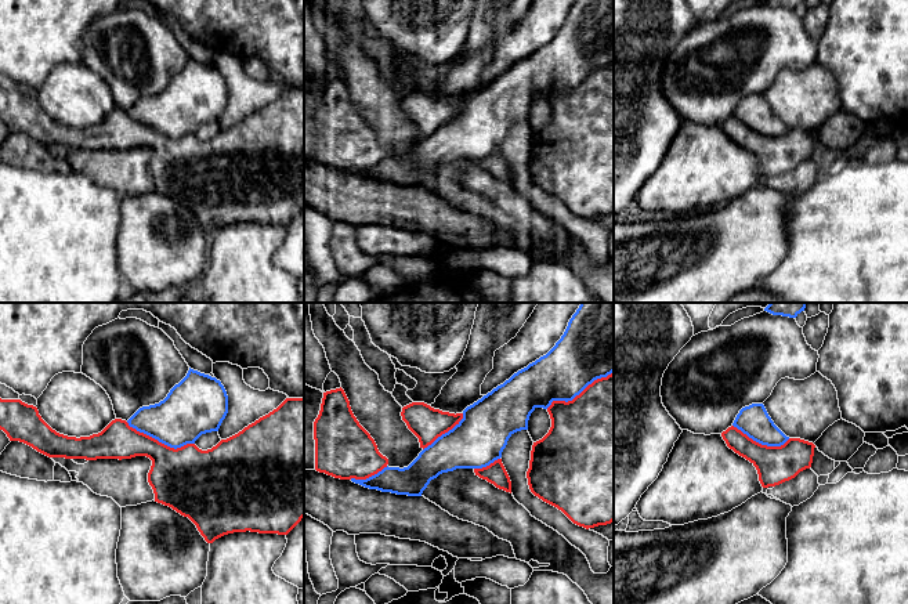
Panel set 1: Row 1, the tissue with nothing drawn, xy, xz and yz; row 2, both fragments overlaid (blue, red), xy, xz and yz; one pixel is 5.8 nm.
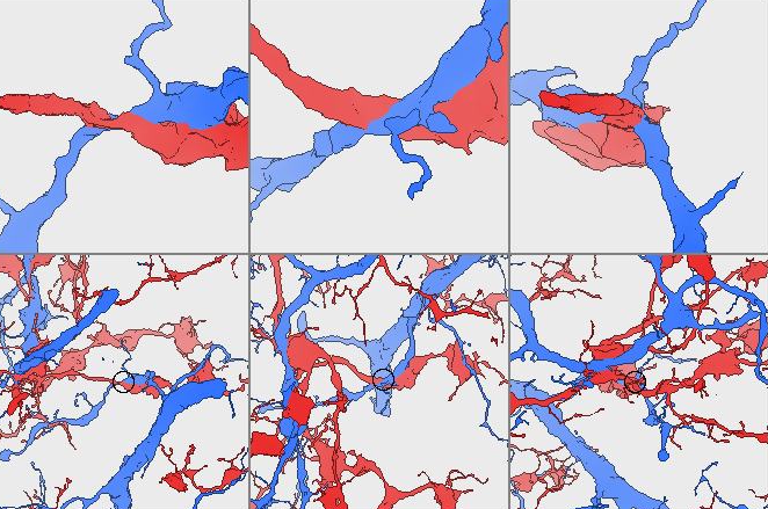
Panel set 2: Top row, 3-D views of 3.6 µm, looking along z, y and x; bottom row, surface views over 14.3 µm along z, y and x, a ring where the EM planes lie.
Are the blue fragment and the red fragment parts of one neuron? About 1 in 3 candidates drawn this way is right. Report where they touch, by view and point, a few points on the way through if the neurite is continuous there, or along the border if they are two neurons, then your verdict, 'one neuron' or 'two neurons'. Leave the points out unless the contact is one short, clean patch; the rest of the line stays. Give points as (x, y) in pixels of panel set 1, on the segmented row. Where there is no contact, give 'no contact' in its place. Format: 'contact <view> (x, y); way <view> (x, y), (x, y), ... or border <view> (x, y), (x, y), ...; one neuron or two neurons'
contact xy (161, 441); two neurons

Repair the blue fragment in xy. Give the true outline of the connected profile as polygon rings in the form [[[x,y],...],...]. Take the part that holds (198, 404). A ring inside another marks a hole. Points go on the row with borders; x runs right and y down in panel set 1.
[[[189,368],[187,376],[176,384],[159,404],[140,408],[129,426],[170,448],[181,448],[206,433],[218,431],[228,413],[228,395],[220,380]]]

